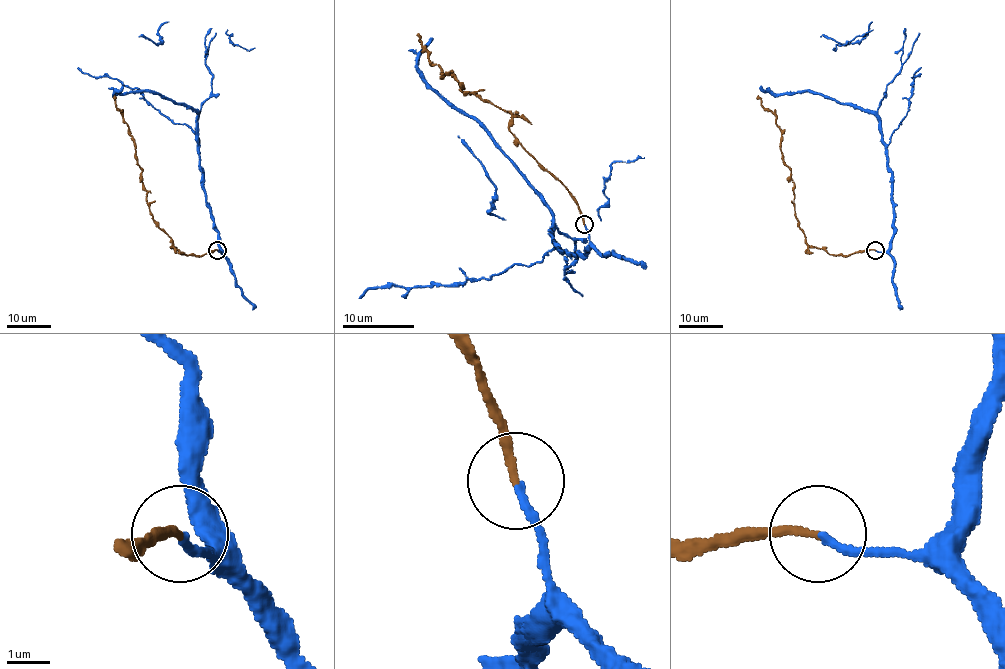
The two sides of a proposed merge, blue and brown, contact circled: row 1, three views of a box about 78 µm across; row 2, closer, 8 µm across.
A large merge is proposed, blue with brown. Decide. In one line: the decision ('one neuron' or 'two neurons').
one neuron

